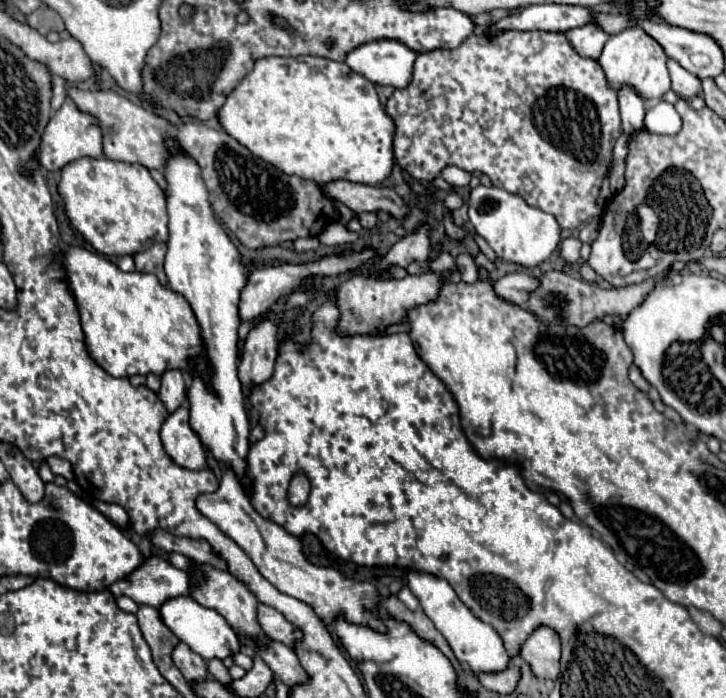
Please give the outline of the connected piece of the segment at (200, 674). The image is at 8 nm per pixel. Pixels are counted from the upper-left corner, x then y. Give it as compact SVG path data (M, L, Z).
M178 642L174 646L172 660L174 660L176 668L184 674L186 680L204 680L208 674L206 662L198 654L194 654L184 642Z

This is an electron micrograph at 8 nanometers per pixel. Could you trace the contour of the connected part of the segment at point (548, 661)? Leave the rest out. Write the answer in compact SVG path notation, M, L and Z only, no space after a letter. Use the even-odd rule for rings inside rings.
M538 626L520 650L538 678L556 680L560 674L560 636L548 626Z

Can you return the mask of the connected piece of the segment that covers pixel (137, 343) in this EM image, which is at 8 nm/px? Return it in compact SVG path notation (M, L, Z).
M68 248L64 252L66 278L74 292L82 328L86 336L86 344L90 348L92 358L112 376L130 378L136 374L156 374L162 376L168 368L180 368L190 376L198 374L202 380L208 380L212 370L208 368L208 356L204 356L204 342L200 340L200 326L196 324L196 316L184 296L172 292L162 286L154 274L140 272L122 272L116 264L108 262L104 256L88 252L84 248Z

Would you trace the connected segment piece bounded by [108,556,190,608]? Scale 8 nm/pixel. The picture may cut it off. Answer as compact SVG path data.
M152 556L132 576L118 580L108 588L112 596L128 596L136 604L158 608L164 600L190 592L190 578L184 570L170 566L170 562Z

